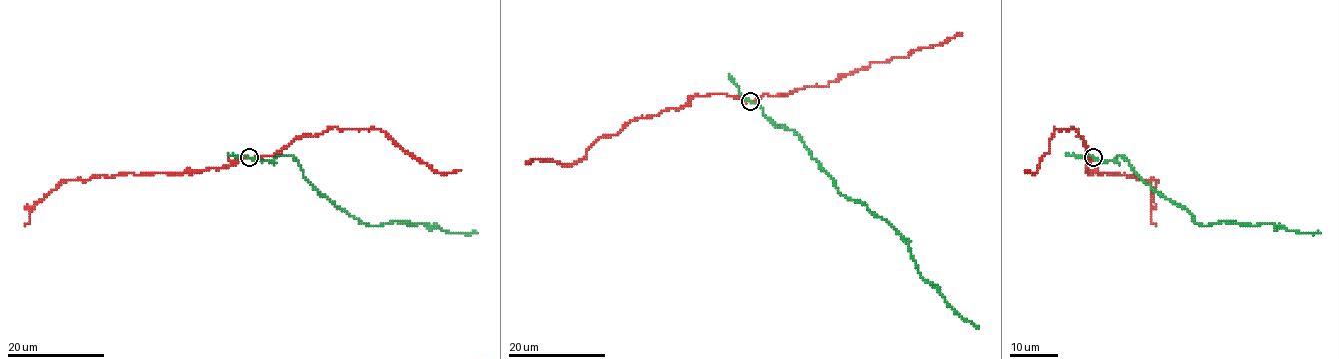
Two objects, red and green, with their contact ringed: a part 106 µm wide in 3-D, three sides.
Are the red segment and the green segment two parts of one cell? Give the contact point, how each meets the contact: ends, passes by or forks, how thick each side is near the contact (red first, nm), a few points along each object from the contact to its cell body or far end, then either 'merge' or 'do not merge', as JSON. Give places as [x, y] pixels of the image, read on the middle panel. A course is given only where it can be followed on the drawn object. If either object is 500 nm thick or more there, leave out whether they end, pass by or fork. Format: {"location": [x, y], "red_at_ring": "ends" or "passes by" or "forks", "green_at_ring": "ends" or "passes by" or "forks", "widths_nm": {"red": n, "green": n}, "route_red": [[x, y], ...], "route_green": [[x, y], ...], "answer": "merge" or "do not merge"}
{"location": [750, 101], "red_at_ring": "passes by", "green_at_ring": "passes by", "widths_nm": {"red": 260, "green": 190}, "route_red": [[750, 101], [694, 95], [683, 106], [630, 119], [616, 134], [600, 136], [572, 164], [525, 163]], "route_green": [[750, 101], [773, 122], [800, 136], [834, 186], [881, 216], [908, 245], [920, 274], [978, 328]], "answer": "merge"}

